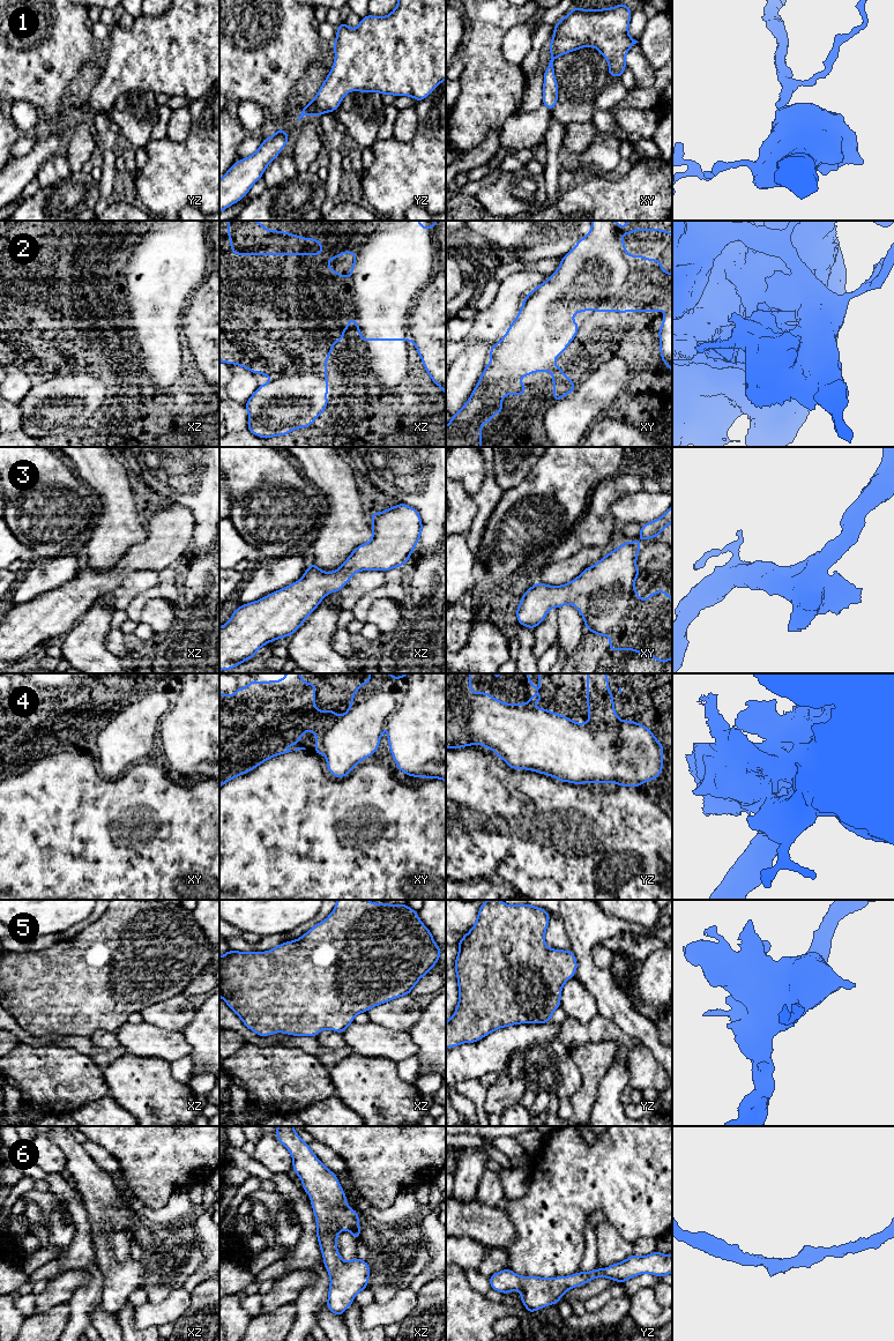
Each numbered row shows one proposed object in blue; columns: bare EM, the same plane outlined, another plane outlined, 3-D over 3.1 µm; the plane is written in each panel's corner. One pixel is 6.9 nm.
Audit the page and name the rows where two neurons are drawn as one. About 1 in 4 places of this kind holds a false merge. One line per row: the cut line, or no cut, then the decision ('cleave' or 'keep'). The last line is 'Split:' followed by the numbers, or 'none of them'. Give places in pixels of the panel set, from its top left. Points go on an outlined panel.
1: cut none; keep
2: cut xy (544, 311), (534, 365), (491, 385), (469, 422), (449, 423); cleave
3: cut none; keep
4: cut xy (378, 744), (337, 766), (322, 752); cleave
5: cut none; keep
6: cut none; keep
Split: 2, 4

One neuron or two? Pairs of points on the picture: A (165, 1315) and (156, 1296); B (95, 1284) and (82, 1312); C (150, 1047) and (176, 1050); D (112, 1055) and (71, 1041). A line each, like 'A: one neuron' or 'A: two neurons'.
A: two neurons
B: one neuron
C: one neuron
D: one neuron

